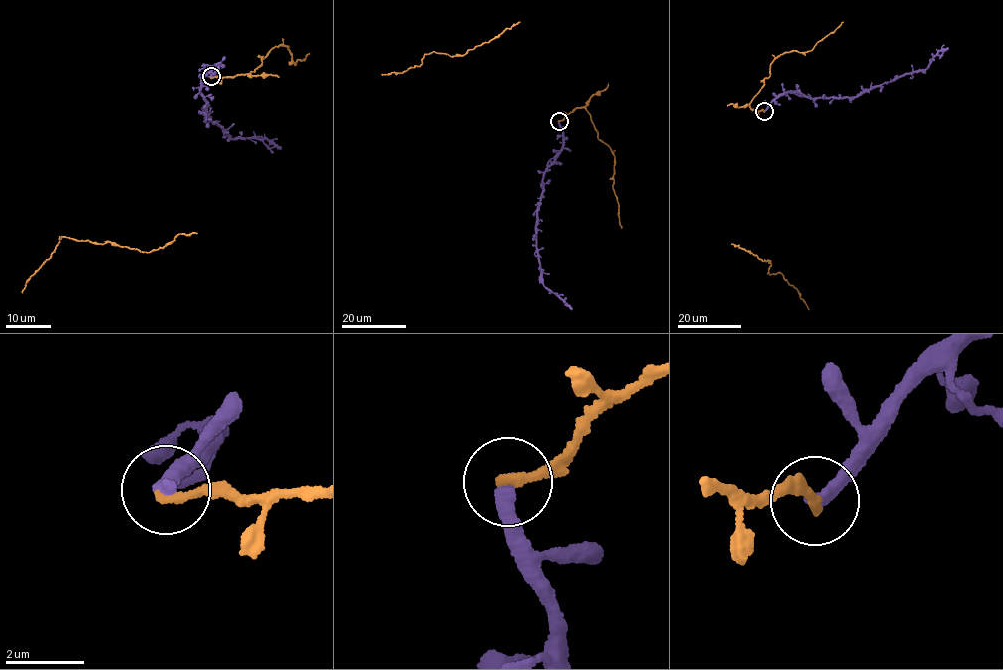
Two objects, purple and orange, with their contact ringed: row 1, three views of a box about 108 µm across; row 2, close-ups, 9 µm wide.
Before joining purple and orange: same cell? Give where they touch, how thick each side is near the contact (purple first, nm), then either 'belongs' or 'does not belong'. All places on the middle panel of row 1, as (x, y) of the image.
at (559, 121); 380 nm thick on the purple side, 200 nm on the other; does not belong

